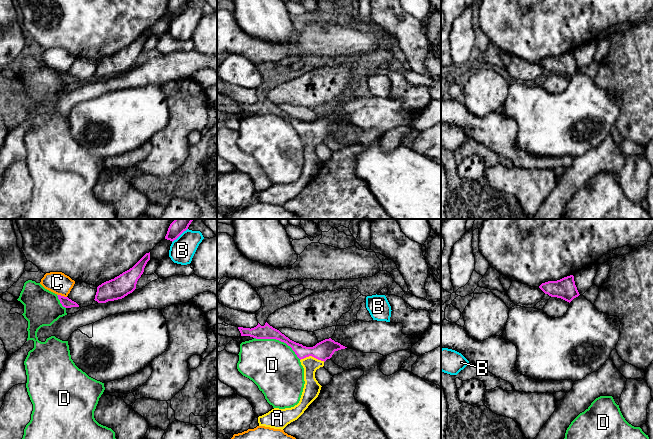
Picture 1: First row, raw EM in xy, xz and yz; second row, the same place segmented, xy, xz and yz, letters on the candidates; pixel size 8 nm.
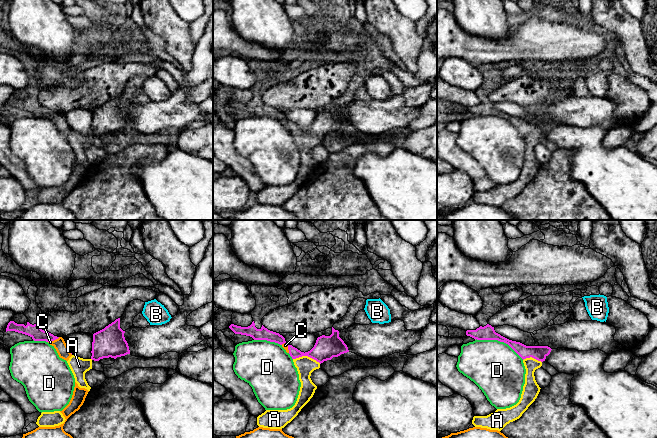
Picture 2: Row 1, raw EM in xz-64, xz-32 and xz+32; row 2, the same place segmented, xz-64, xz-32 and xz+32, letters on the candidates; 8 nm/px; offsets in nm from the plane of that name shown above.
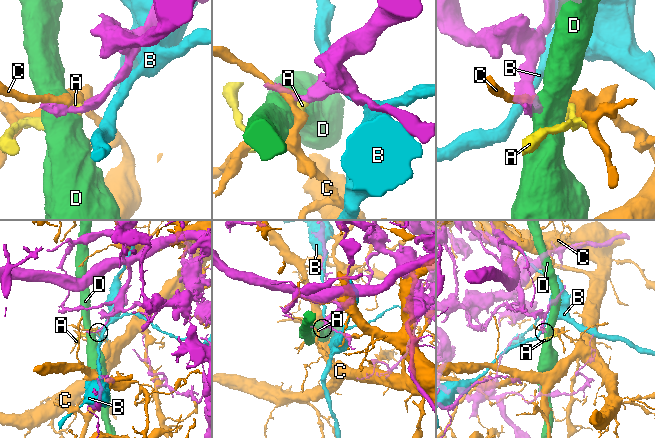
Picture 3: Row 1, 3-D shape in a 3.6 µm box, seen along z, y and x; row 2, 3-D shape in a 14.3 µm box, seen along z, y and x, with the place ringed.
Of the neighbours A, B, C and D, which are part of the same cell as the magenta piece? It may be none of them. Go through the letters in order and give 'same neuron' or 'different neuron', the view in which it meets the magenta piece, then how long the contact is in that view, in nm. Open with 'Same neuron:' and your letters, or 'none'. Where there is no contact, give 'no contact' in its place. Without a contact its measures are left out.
Same neuron: A
A: same neuron; contact in xz; length 200 nm
B: different neuron; contact in xy; length 170 nm
C: different neuron; contact in xy; length 80 nm
D: different neuron; contact in xz; length 420 nm

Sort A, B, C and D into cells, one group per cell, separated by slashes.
A / B / C / D

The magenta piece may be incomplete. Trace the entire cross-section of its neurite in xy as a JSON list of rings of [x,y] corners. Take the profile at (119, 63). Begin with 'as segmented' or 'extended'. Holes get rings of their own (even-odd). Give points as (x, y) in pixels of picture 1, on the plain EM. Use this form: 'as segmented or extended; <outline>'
as segmented; [[[150,28],[146,29],[132,44],[119,52],[106,57],[97,63],[95,77],[106,79],[122,75],[136,65],[138,55],[144,48],[147,38],[150,36]]]

